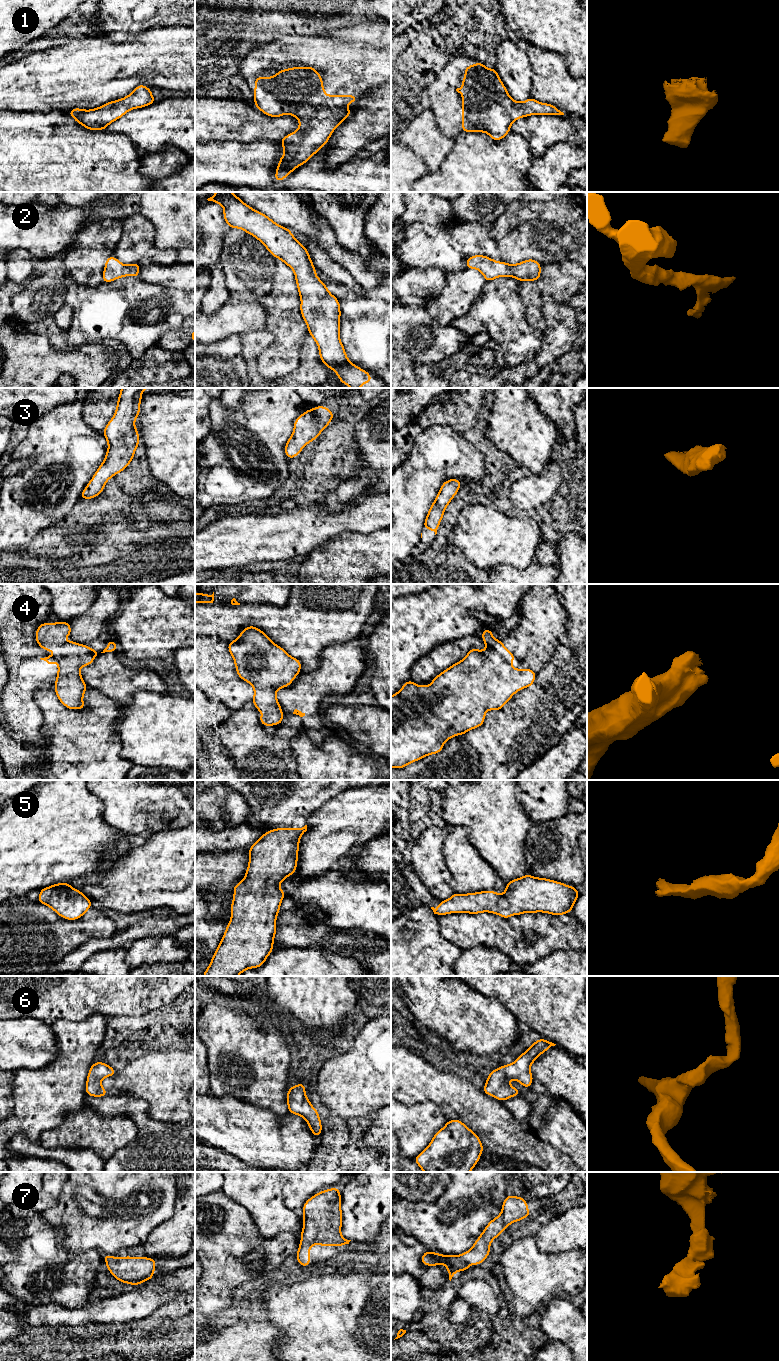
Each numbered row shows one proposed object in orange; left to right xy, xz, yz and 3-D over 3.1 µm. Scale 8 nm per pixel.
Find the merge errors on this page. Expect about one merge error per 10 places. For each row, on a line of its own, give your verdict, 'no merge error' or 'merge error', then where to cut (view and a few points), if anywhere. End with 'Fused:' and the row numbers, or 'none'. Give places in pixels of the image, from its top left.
1: no merge error; cut none
2: no merge error; cut none
3: no merge error; cut none
4: no merge error; cut none
5: no merge error; cut none
6: no merge error; cut none
7: no merge error; cut none
Fused: none

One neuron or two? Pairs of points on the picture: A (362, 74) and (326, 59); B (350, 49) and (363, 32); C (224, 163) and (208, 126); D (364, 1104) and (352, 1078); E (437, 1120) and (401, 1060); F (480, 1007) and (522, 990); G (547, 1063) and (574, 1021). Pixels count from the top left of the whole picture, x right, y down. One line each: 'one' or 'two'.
A: one
B: two
C: two
D: one
E: two
F: two
G: two

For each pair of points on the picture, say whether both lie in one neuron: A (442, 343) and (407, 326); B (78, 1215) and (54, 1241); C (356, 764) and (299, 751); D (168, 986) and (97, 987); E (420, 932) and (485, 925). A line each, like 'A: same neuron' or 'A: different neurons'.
A: same neuron
B: different neurons
C: same neuron
D: same neuron
E: different neurons

